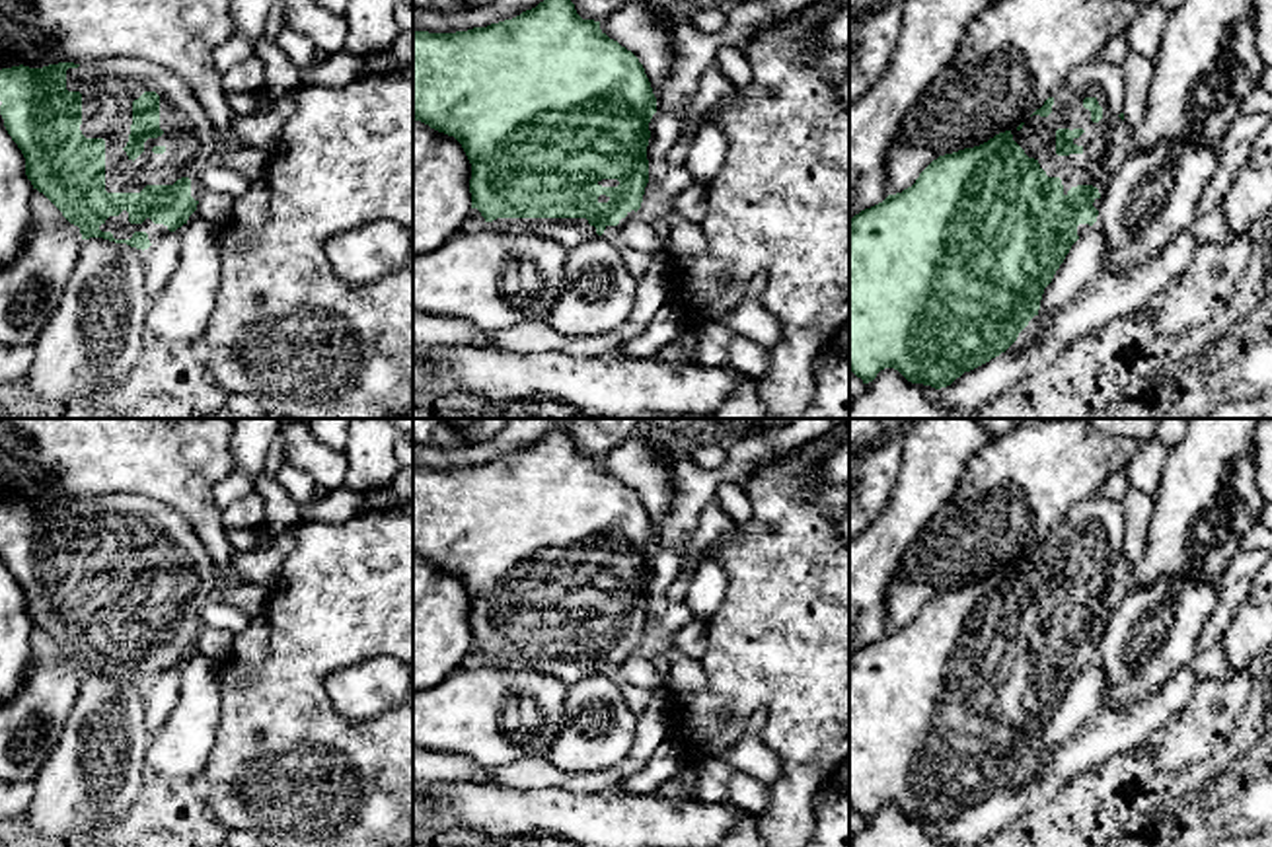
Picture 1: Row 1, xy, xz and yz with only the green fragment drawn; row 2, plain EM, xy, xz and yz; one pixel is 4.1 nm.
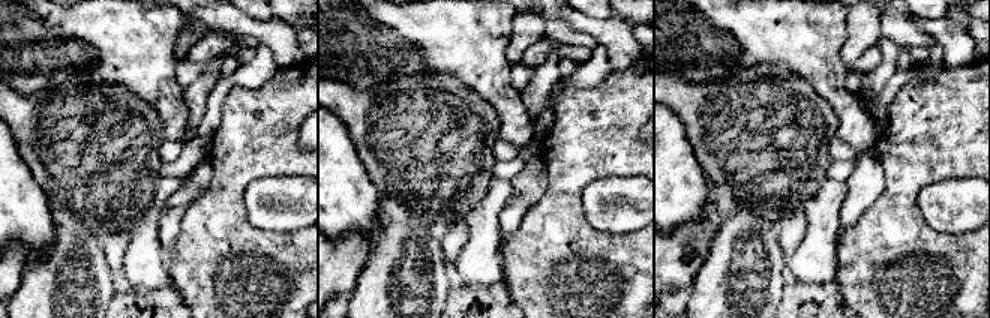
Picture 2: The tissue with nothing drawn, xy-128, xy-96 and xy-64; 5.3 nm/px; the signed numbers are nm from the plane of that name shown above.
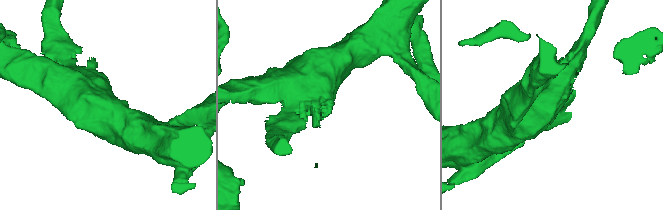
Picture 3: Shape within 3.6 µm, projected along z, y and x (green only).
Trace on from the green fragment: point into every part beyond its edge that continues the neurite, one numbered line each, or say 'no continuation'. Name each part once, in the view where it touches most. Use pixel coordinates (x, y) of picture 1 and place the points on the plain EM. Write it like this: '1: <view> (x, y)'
1: xy (108, 524)

